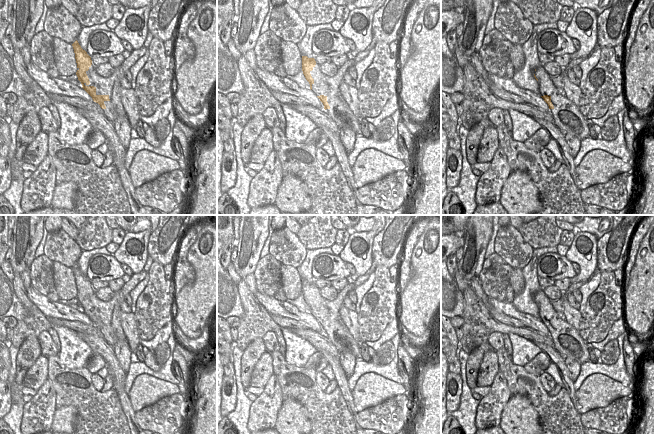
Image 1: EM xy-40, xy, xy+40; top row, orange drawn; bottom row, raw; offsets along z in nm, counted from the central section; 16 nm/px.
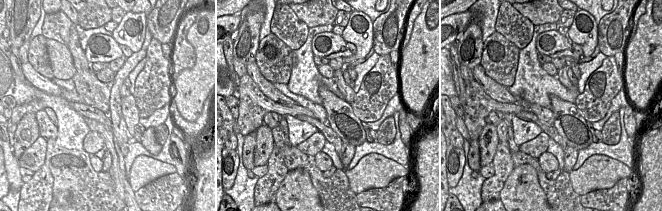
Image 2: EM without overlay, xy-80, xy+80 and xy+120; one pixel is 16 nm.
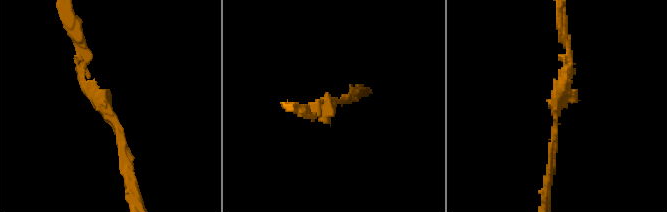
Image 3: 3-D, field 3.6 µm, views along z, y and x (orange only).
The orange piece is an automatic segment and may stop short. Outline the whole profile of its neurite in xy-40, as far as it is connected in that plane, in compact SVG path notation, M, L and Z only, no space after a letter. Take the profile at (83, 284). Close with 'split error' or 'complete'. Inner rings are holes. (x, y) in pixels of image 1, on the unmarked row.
M77 264L72 268L72 270L78 292L76 299L82 308L82 312L92 321L94 326L98 327L102 333L106 333L104 326L110 325L109 319L97 319L96 311L89 309L90 305L86 296L92 289L91 281L81 272Z; complete

